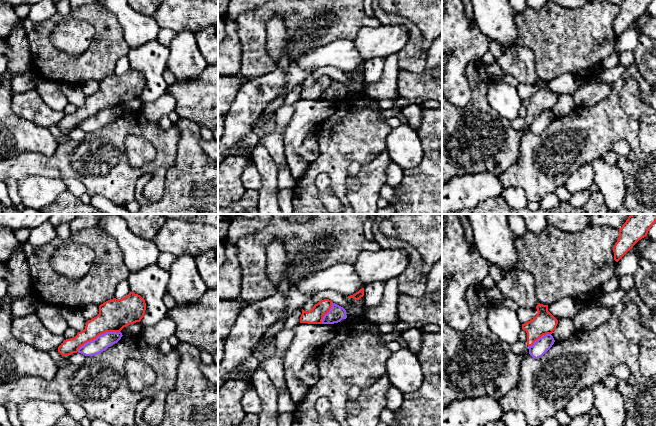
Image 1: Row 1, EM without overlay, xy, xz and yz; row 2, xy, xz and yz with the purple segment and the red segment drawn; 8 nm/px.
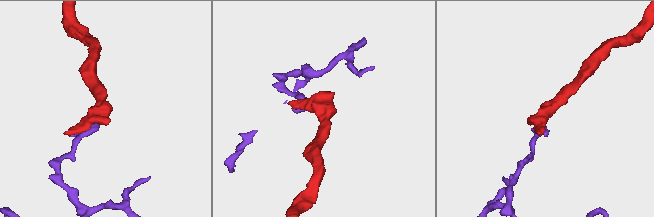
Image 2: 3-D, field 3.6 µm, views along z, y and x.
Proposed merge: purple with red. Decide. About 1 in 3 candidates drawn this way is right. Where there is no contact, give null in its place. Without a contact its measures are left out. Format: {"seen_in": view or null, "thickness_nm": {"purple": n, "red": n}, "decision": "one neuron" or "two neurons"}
{"seen_in": "xy", "thickness_nm": {"purple": 120, "red": 260}, "decision": "two neurons"}

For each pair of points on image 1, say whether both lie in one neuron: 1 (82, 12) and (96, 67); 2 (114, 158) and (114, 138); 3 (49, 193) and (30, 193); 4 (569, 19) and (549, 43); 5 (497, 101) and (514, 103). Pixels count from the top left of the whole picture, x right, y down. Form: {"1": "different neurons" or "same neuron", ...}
{"1": "same neuron", "2": "same neuron", "3": "same neuron", "4": "same neuron", "5": "same neuron"}

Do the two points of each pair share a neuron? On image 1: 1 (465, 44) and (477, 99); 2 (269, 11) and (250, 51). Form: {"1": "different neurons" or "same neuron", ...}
{"1": "different neurons", "2": "same neuron"}

